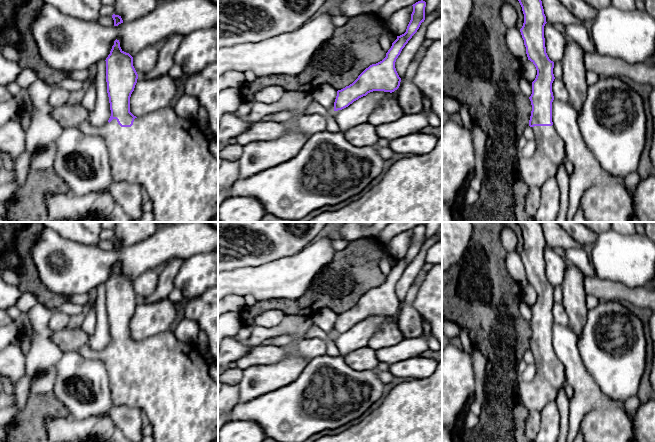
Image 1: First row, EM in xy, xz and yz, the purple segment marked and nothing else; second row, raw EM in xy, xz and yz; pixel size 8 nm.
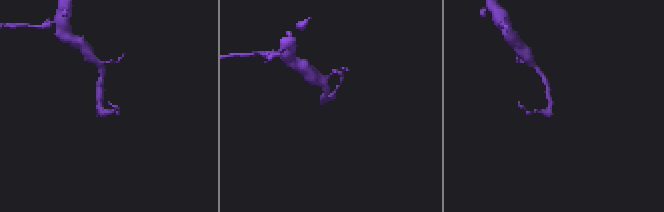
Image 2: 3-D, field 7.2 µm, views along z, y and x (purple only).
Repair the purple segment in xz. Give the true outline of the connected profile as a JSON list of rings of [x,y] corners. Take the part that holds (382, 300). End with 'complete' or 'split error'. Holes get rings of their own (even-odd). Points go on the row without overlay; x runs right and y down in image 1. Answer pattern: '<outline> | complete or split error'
[[[421,224],[412,230],[413,236],[406,256],[397,260],[382,285],[370,289],[352,308],[337,315],[334,335],[348,331],[370,316],[384,315],[390,319],[370,338],[368,345],[376,351],[391,346],[393,341],[401,342],[405,339],[398,325],[401,302],[396,295],[395,286],[402,273],[424,246],[426,226]]] | split error

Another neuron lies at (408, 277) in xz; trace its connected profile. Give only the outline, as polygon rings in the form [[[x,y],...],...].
[[[422,246],[417,256],[408,265],[396,283],[395,292],[400,302],[403,302],[409,288],[418,277],[423,265],[425,264],[426,246]]]

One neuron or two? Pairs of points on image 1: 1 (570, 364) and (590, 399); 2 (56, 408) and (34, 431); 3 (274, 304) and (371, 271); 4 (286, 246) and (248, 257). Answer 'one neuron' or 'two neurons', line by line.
1: one neuron
2: one neuron
3: one neuron
4: one neuron

